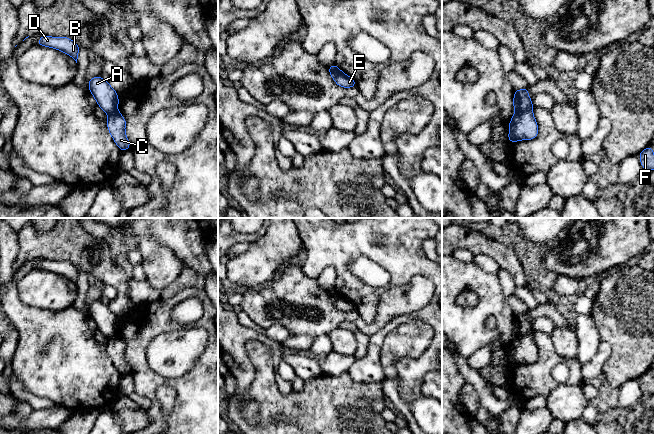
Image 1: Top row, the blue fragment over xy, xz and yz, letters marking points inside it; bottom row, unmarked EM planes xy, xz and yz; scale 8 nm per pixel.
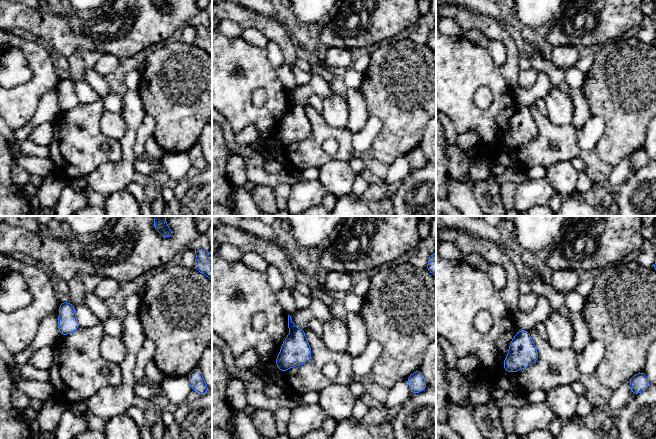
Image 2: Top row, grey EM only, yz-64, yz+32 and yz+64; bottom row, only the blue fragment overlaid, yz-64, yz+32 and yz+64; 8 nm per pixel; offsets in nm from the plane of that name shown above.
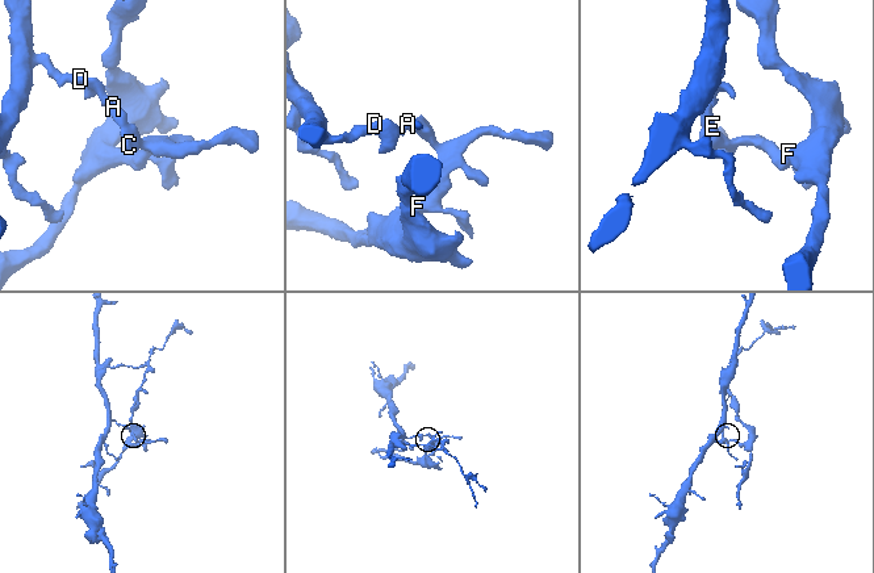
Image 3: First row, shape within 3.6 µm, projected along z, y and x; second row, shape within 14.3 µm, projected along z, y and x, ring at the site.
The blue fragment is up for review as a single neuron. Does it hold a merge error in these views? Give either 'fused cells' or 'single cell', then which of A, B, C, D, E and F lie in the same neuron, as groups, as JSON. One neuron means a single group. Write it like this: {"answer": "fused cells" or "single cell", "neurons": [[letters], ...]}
{"answer": "fused cells", "neurons": [["A", "B", "D"], ["C", "E", "F"]]}

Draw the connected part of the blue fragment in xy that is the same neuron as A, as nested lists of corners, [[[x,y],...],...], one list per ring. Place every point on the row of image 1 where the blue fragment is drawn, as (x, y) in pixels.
[[[100,76],[91,78],[88,81],[89,90],[96,99],[100,108],[108,115],[118,108],[118,94],[112,89],[108,81]]]

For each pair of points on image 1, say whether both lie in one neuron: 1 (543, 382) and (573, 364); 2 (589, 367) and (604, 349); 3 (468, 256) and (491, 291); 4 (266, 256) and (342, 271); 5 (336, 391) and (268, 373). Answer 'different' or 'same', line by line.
1: same
2: same
3: different
4: different
5: same

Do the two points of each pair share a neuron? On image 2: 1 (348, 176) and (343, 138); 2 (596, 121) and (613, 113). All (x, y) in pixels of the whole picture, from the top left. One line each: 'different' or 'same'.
1: different
2: different

